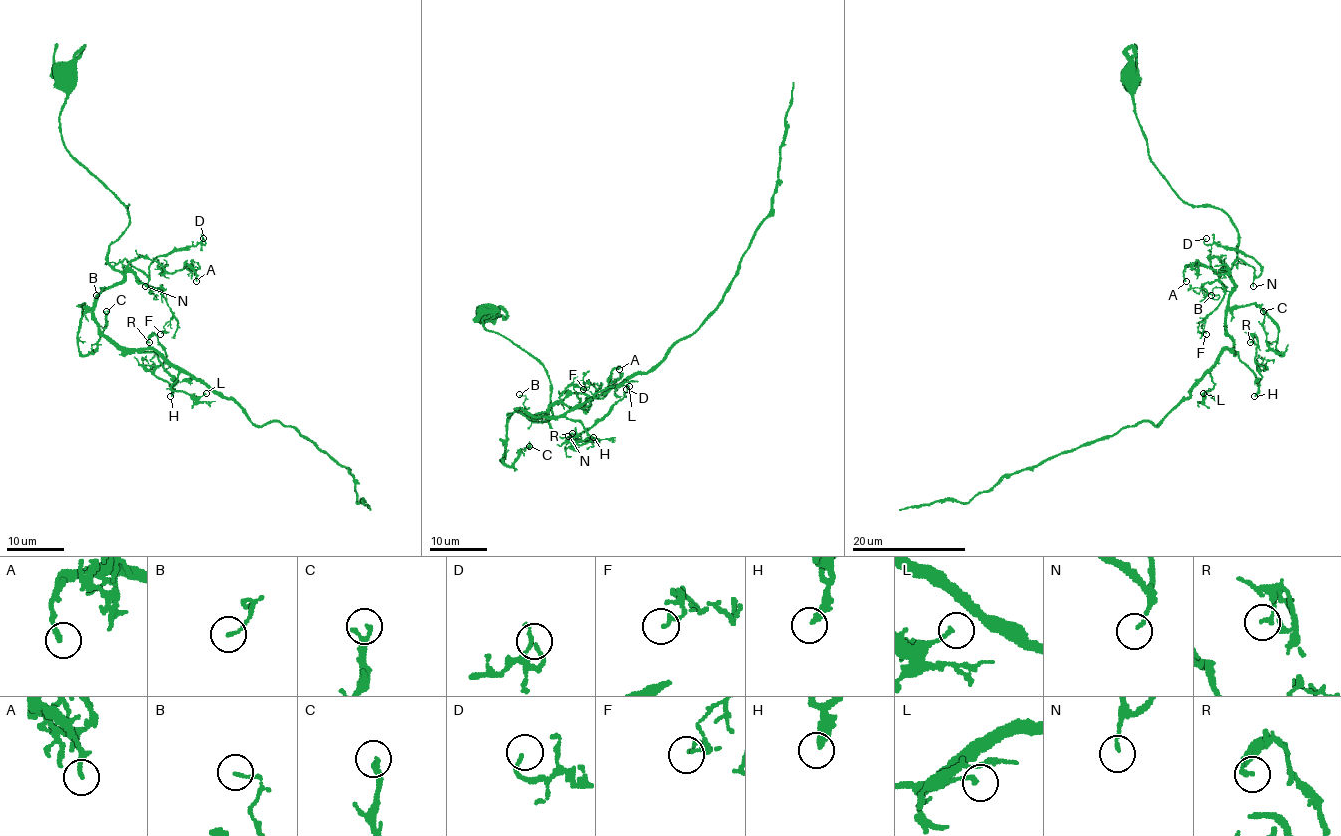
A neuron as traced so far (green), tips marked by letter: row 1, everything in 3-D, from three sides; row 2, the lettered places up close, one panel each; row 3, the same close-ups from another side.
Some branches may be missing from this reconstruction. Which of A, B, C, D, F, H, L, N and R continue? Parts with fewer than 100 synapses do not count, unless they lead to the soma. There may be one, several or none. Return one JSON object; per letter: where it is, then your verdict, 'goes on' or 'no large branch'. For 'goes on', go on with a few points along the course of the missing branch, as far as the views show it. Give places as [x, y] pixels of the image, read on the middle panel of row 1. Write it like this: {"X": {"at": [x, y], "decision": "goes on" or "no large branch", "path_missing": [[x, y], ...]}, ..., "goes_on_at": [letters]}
{"A": {"at": [619, 369], "decision": "no large branch"}, "B": {"at": [519, 394], "decision": "no large branch"}, "C": {"at": [529, 446], "decision": "no large branch"}, "D": {"at": [626, 389], "decision": "no large branch"}, "F": {"at": [583, 389], "decision": "no large branch"}, "H": {"at": [593, 437], "decision": "no large branch"}, "L": {"at": [629, 386], "decision": "no large branch"}, "N": {"at": [568, 436], "decision": "no large branch"}, "R": {"at": [572, 433], "decision": "no large branch"}, "goes_on_at": []}

